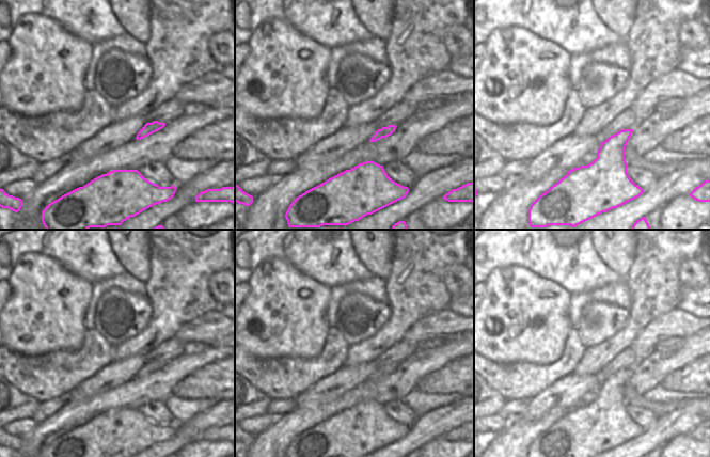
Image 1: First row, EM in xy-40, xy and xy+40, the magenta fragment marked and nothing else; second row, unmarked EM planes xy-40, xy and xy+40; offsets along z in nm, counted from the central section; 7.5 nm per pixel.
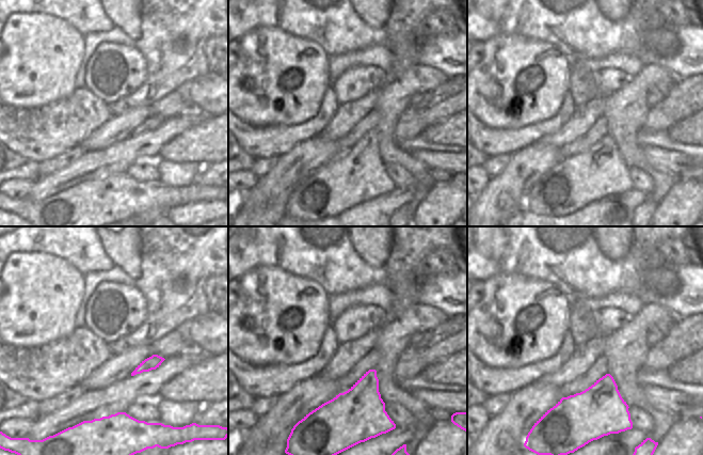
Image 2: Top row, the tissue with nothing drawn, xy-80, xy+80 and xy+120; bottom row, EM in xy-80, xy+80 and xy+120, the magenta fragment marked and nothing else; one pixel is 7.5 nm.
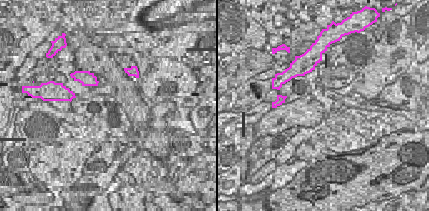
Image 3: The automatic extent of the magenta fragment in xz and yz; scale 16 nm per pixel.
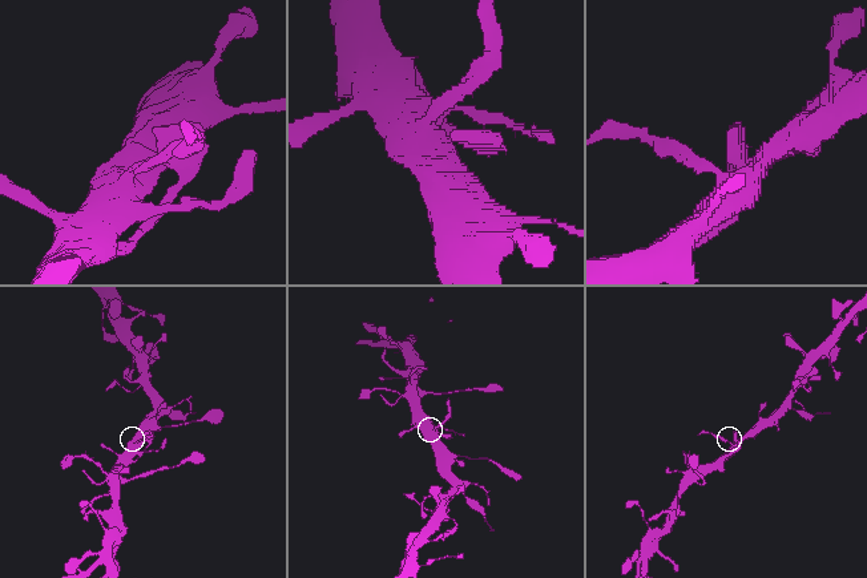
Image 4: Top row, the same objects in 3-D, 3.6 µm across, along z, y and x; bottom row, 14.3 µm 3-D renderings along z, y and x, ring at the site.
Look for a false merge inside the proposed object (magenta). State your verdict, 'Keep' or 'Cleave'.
Cleave

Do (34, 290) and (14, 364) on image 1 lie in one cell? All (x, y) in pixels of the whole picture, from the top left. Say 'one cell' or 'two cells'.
two cells

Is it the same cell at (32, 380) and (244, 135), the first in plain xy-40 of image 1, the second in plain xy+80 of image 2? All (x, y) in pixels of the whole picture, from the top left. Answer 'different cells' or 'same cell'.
same cell

